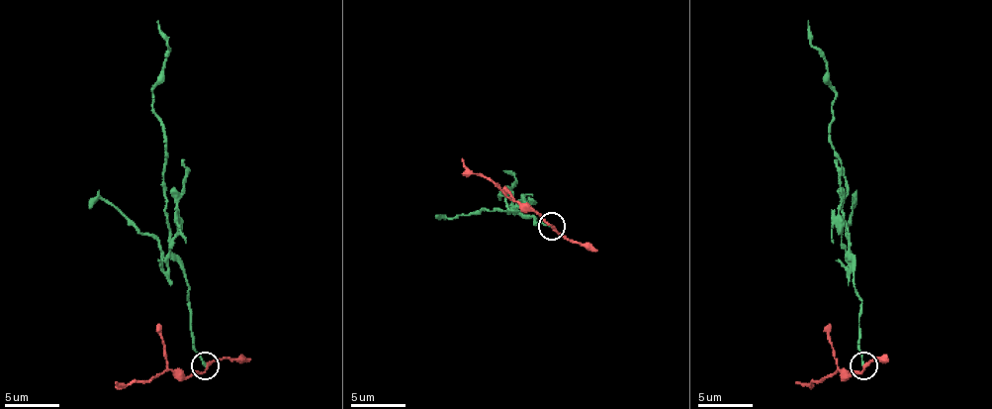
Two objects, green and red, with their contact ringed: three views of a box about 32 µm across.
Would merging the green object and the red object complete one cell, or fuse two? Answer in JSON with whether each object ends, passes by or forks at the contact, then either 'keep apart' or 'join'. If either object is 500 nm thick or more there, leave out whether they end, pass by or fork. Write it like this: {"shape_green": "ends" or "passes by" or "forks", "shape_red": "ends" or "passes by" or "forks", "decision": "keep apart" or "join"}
{"shape_green": "ends", "shape_red": "passes by", "decision": "keep apart"}

